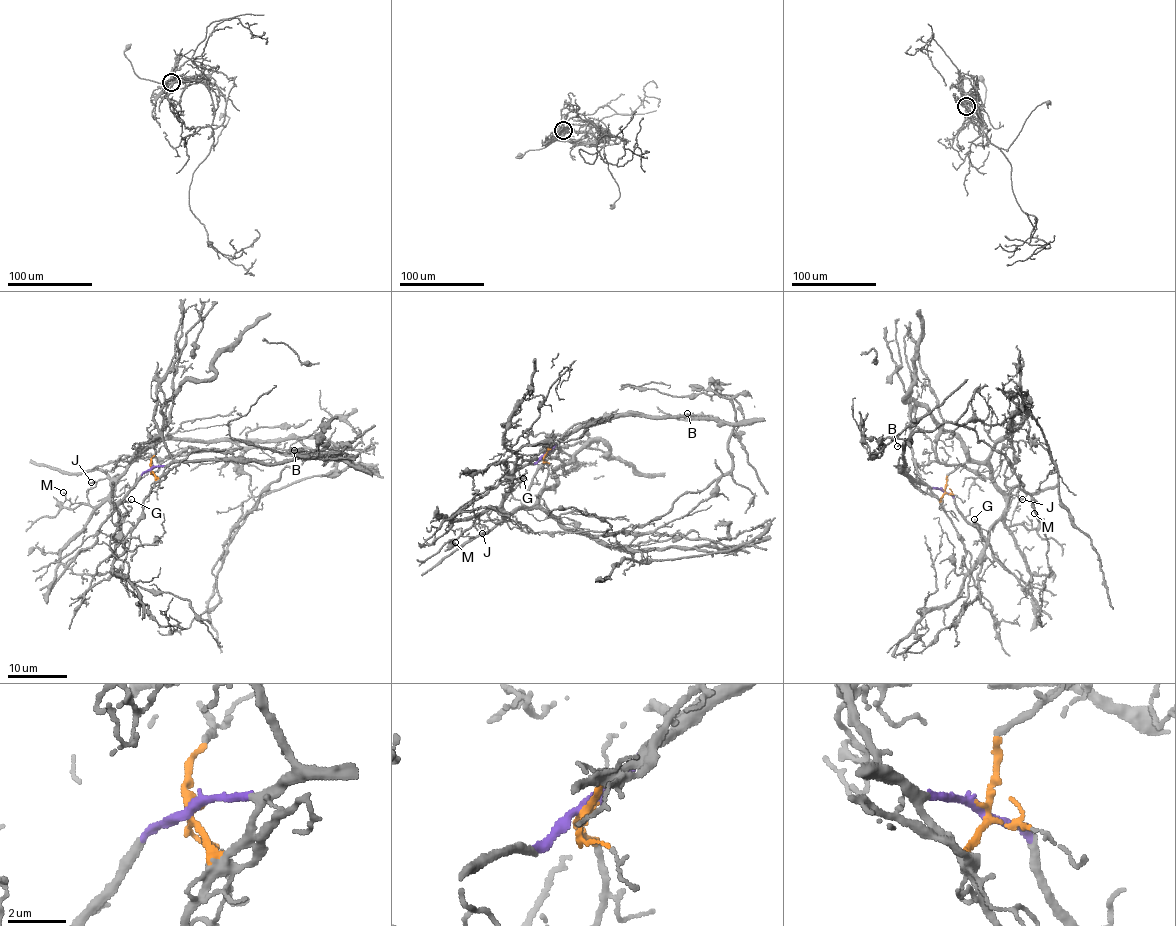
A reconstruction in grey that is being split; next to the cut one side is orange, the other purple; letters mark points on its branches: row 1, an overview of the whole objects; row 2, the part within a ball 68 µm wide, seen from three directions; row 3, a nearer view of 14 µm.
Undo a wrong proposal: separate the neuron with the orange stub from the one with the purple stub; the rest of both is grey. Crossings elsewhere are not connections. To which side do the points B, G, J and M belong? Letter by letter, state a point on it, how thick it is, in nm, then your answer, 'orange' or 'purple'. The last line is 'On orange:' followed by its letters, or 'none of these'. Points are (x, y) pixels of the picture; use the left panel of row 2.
B: at (294, 450); 150 nm thick; purple
G: at (131, 499); 100 nm thick; purple
J: at (91, 482); 130 nm thick; orange
M: at (63, 492); 110 nm thick; orange
On orange: J, M

